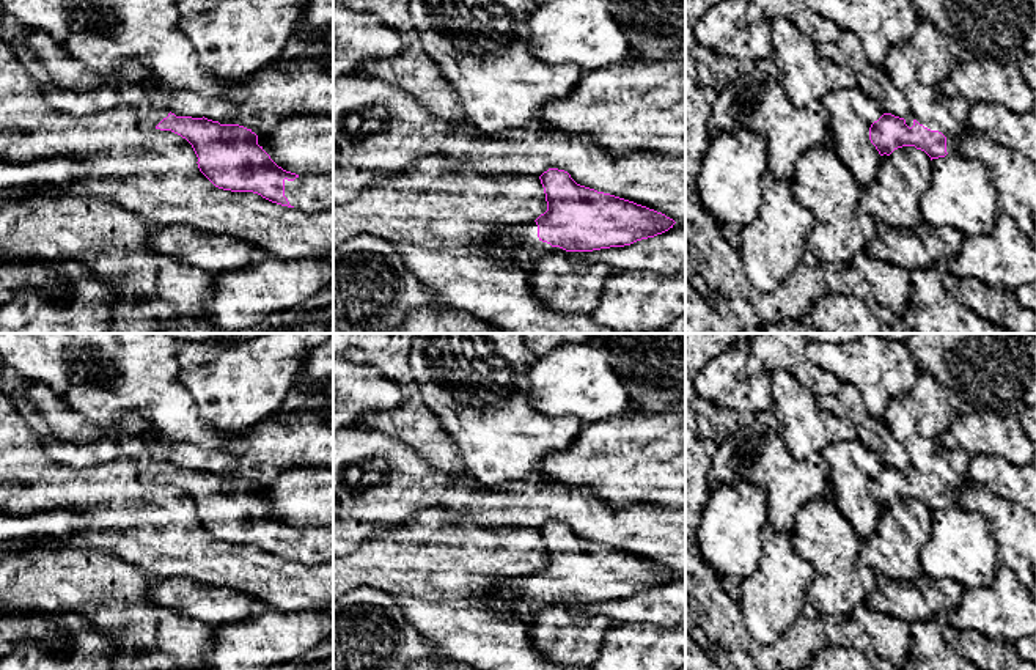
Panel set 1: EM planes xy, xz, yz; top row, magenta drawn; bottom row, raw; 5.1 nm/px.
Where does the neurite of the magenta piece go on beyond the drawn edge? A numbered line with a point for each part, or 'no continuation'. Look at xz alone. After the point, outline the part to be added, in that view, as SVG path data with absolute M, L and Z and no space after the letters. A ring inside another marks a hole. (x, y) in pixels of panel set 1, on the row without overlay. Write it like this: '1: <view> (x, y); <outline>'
1: xz (529, 595); M536 574L512 577L512 585L519 590L519 602L527 606L535 613L550 602L550 596L538 590Z

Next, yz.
1: yz (917, 420); M918 368L913 388L893 399L882 418L909 456L906 477L912 480L917 472L924 480L942 484L948 506L959 503L959 489L970 481L967 469L972 455L959 447L948 450L942 444L942 434L954 415L935 377Z

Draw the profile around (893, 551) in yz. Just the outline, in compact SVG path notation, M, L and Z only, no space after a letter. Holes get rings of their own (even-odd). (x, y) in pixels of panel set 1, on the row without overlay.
M915 499L880 508L874 535L860 543L858 563L891 580L923 576L920 550L931 538L931 510Z

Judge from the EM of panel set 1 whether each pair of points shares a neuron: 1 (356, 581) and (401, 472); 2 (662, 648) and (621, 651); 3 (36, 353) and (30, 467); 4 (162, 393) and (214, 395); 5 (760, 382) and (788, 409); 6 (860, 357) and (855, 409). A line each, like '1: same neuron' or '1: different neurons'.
1: different neurons
2: same neuron
3: different neurons
4: different neurons
5: different neurons
6: different neurons

